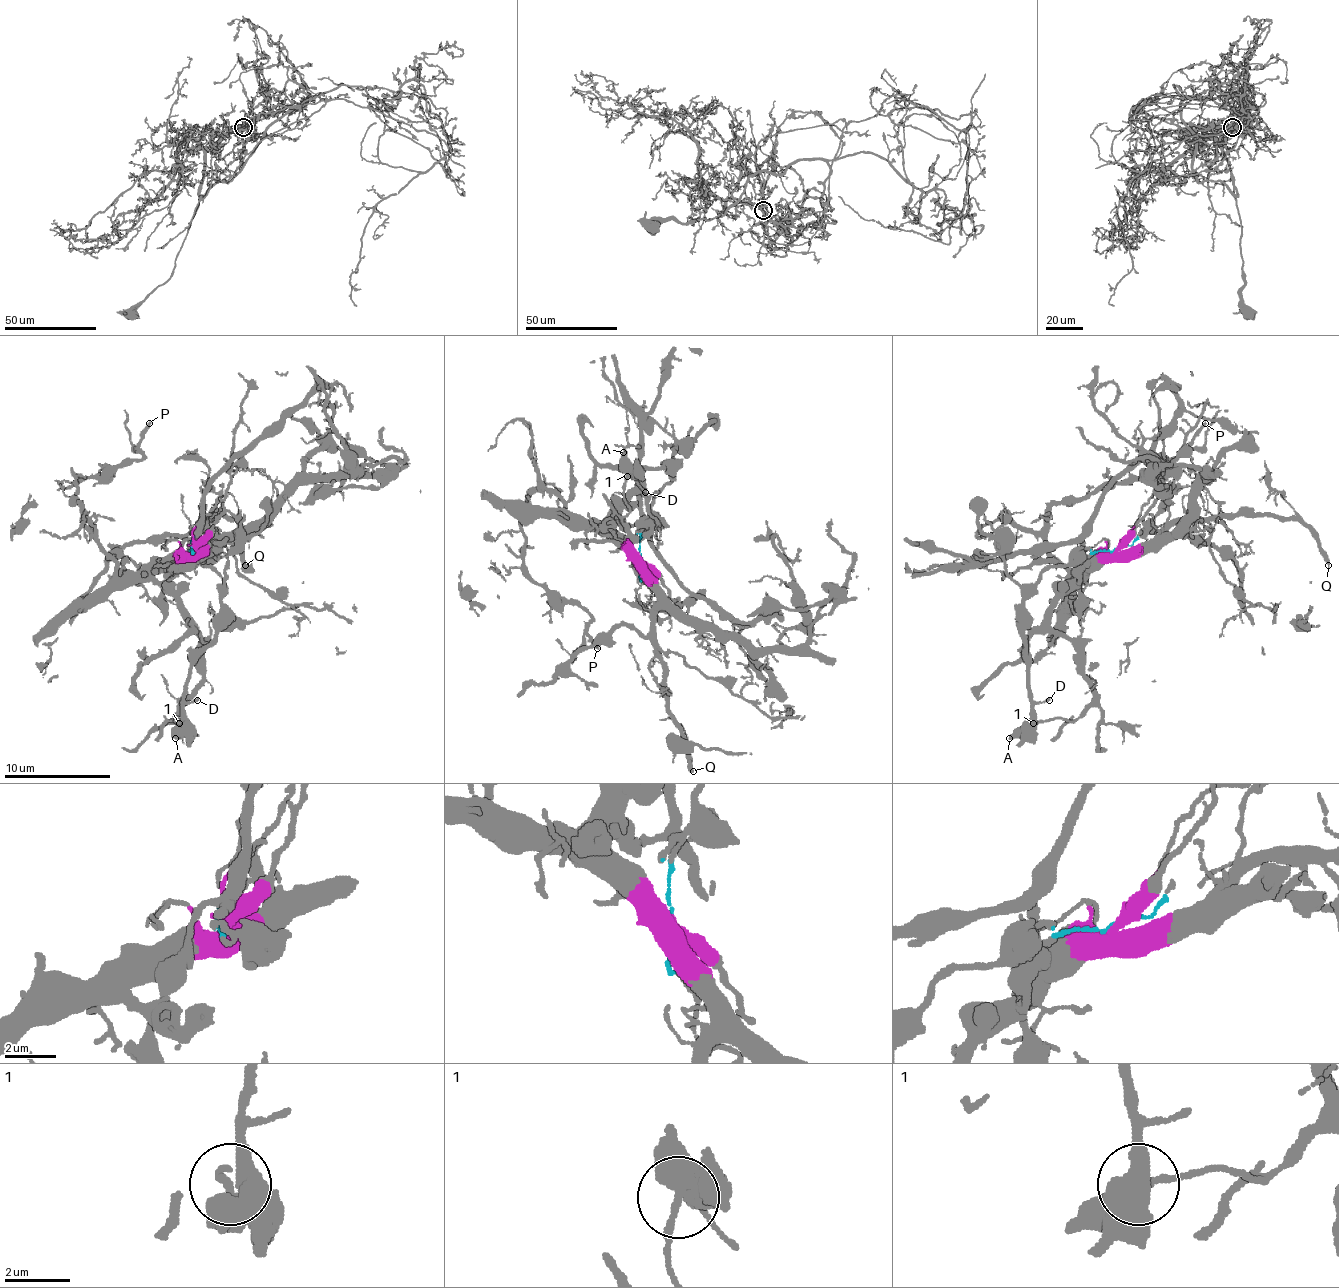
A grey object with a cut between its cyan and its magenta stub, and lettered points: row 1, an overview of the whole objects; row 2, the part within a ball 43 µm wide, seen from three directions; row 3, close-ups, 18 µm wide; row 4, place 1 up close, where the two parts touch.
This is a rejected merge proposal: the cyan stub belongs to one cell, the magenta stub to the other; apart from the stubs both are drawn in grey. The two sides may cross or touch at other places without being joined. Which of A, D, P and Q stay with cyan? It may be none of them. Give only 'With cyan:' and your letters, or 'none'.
With cyan: D

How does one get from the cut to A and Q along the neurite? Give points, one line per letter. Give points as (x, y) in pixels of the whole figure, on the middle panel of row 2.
A: (640, 561), (619, 518), (640, 491), (651, 529), (635, 537), (622, 521), (629, 510), (624, 452)
Q: (640, 561), (656, 598), (653, 651), (661, 662), (667, 712), (688, 752), (693, 771)

